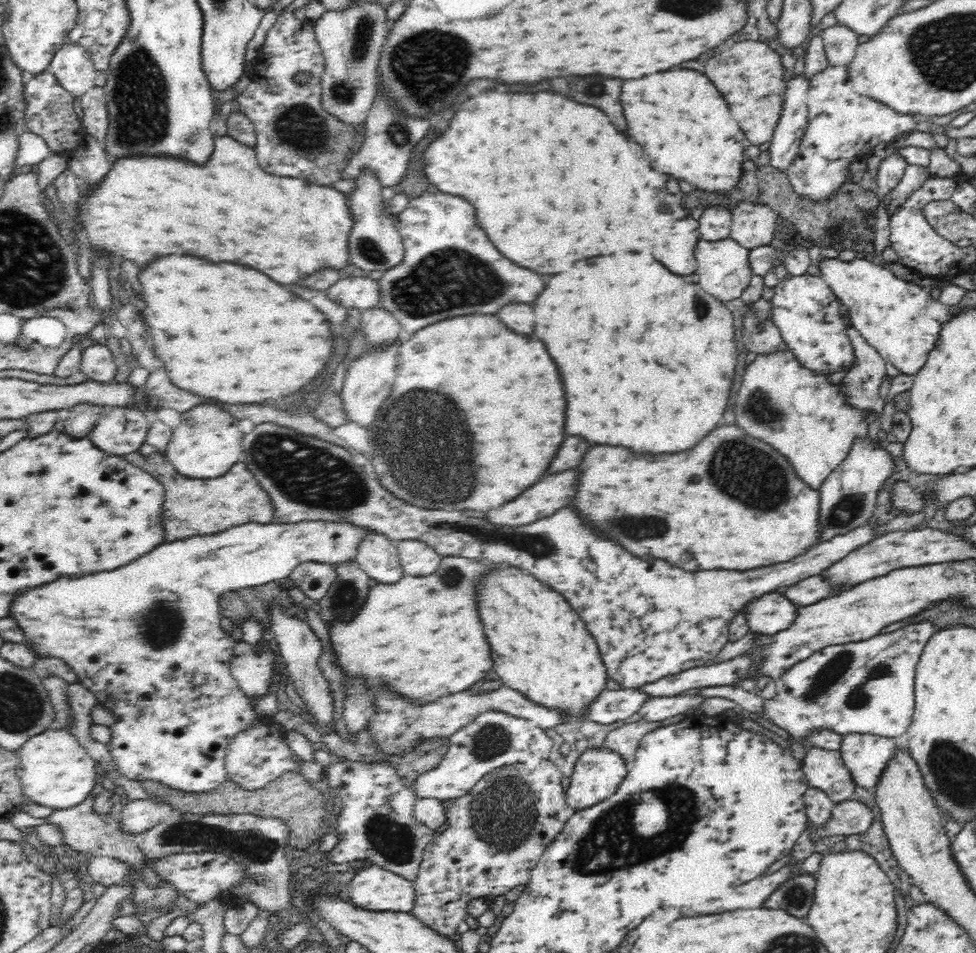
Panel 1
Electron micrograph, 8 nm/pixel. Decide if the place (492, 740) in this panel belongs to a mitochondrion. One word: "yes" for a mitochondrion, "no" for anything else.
yes

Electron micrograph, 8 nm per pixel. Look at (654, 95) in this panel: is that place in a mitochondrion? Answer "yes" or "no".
no

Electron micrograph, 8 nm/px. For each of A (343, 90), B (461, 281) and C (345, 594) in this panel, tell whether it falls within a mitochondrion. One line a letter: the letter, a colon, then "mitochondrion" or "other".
A: mitochondrion
B: mitochondrion
C: mitochondrion

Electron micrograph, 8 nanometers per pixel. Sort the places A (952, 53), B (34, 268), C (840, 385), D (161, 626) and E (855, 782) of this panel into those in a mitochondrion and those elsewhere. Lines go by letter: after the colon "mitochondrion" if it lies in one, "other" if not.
A: mitochondrion
B: mitochondrion
C: other
D: mitochondrion
E: other

